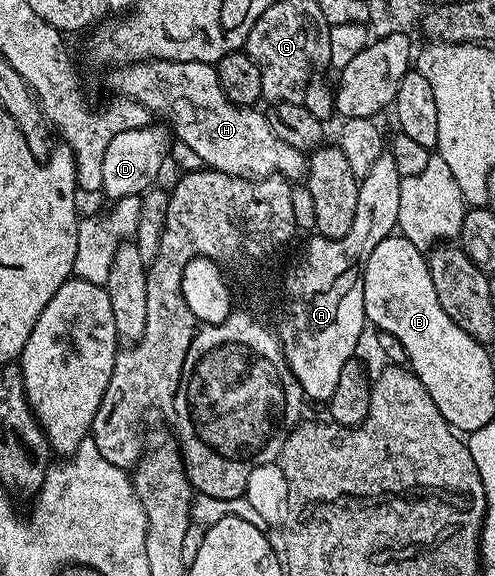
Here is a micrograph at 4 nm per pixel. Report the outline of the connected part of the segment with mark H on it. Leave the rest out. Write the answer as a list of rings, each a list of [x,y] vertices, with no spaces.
[[[132,61],[111,68],[110,85],[115,94],[139,101],[155,118],[168,126],[178,141],[182,140],[203,166],[228,175],[251,179],[278,173],[294,183],[305,178],[307,154],[288,147],[272,131],[265,112],[245,105],[234,105],[220,87],[217,68],[208,61]]]

